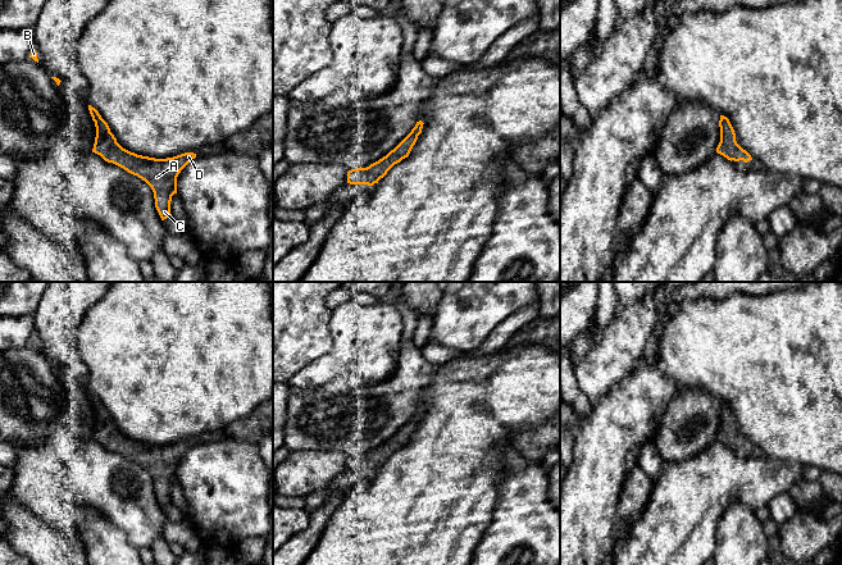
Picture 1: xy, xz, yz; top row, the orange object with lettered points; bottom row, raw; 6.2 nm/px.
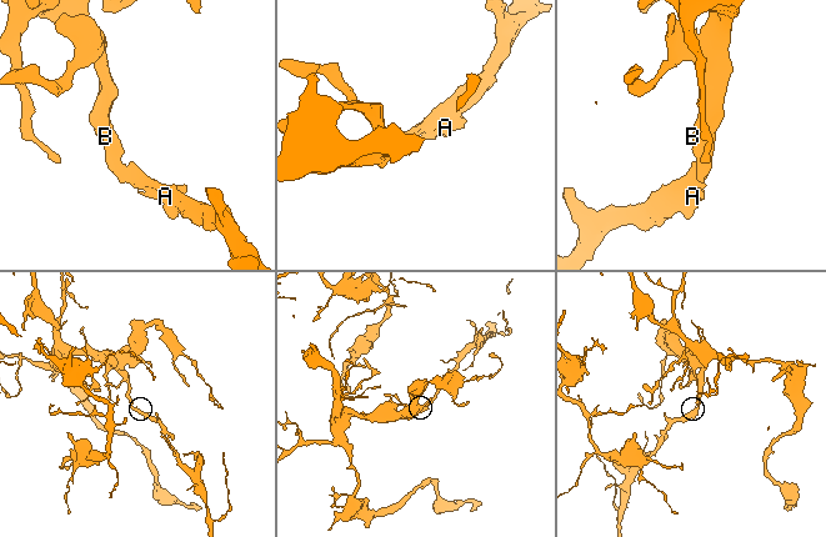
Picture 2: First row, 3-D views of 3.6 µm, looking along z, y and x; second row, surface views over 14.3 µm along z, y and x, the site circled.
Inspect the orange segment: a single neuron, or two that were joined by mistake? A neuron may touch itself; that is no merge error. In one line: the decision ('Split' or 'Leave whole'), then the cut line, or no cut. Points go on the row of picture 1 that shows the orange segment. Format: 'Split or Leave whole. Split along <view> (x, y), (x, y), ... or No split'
Leave whole. No split

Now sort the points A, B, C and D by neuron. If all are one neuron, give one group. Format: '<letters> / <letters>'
A B C D

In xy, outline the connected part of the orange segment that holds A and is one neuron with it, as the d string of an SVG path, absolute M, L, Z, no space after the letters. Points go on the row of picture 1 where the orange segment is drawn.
M91 105L88 110L96 127L92 152L145 181L154 192L155 208L161 220L172 217L170 201L177 193L177 177L196 154L185 152L173 158L155 159L131 152L117 142L99 111Z

